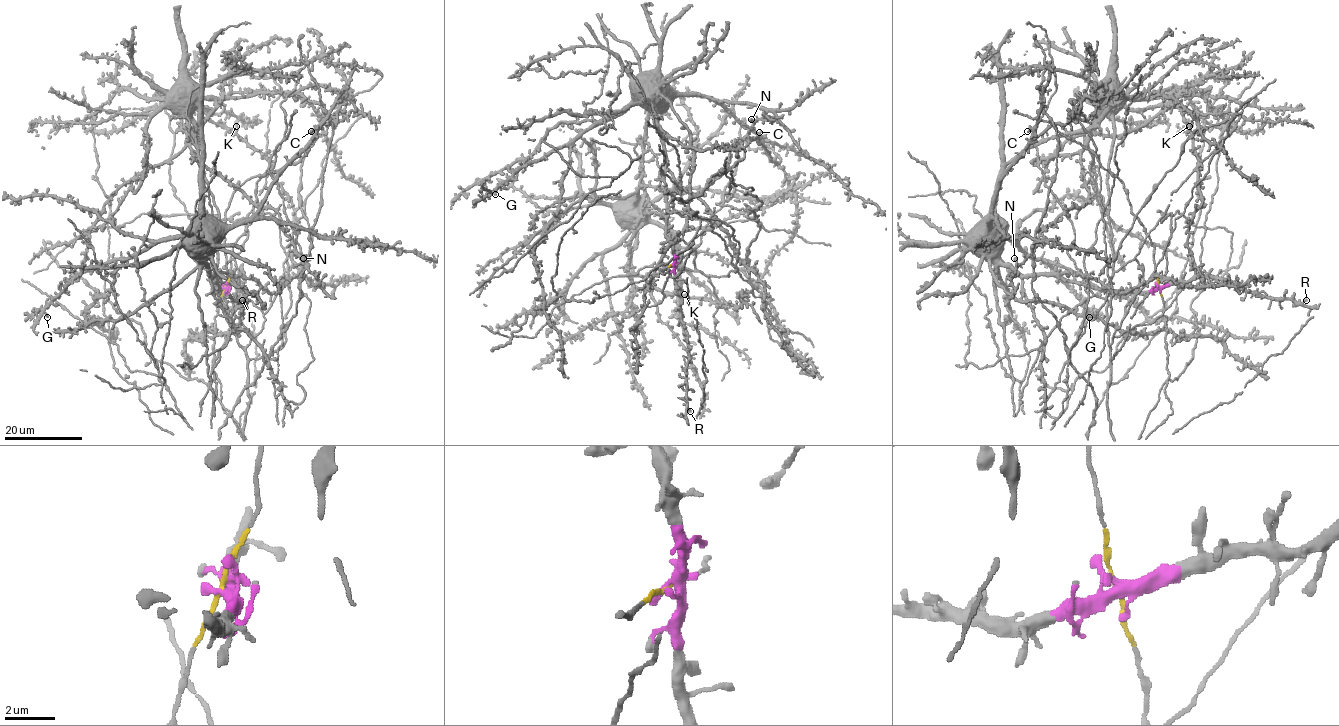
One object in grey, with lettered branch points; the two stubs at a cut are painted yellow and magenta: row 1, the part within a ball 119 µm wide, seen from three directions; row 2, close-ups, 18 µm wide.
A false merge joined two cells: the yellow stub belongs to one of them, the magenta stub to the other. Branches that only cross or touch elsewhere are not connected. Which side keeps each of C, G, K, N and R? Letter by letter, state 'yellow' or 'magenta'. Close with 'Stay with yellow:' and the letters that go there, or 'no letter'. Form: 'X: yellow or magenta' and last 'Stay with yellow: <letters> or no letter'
C: magenta
G: magenta
K: yellow
N: yellow
R: magenta
Stay with yellow: K, N

